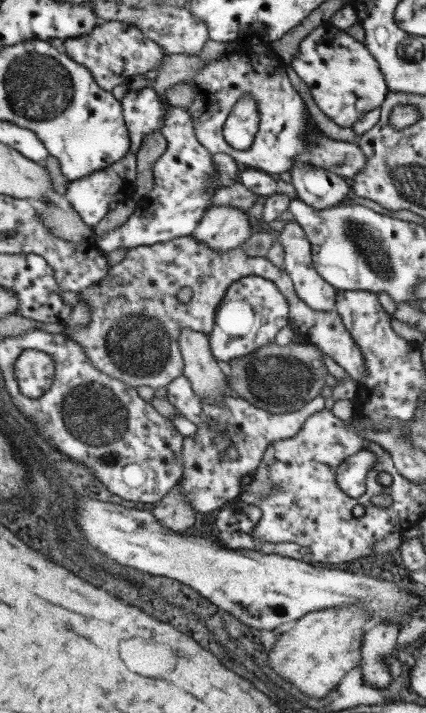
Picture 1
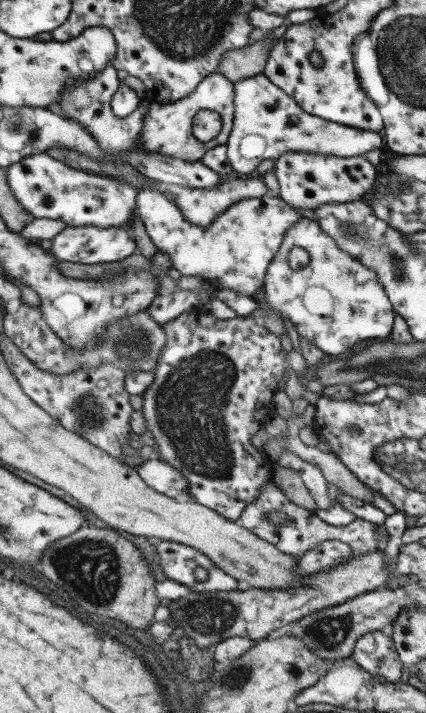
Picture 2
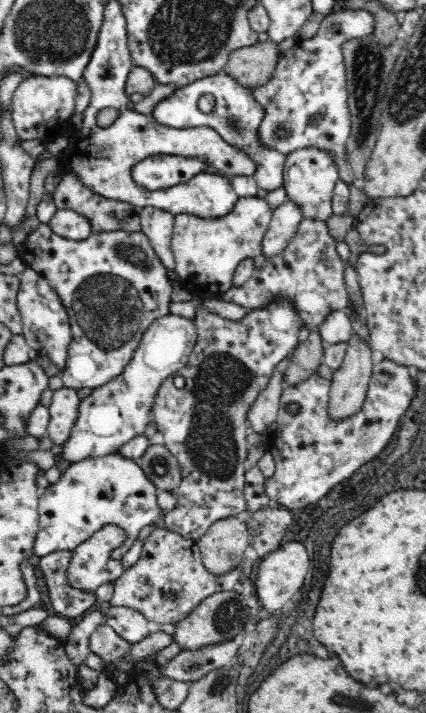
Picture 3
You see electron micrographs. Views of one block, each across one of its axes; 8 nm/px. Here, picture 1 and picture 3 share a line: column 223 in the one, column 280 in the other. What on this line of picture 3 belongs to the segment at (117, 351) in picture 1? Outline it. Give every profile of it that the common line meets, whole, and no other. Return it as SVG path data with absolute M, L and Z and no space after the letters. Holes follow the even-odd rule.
M304 218L298 226L296 236L282 252L272 256L266 266L258 268L242 286L232 286L224 294L220 294L220 300L256 310L266 306L272 298L290 298L294 308L298 308L302 322L306 322L306 328L310 324L320 326L322 320L326 320L326 316L330 316L332 312L350 308L350 296L344 280L346 268L348 266L338 254L338 242L330 234L326 220Z

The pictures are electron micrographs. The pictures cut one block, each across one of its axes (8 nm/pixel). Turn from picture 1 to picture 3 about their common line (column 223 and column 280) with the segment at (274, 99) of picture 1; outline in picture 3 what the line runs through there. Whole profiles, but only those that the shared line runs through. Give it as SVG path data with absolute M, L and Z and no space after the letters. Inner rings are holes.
M338 10L334 14L328 14L322 20L320 32L316 36L300 40L298 46L280 56L276 74L270 78L270 82L258 88L250 88L250 96L256 98L256 102L264 110L264 120L256 132L256 140L262 148L276 150L284 156L302 148L332 150L340 178L346 180L346 184L354 182L344 160L344 148L352 134L352 114L342 46L354 40L360 42L366 38L374 38L374 24L376 20L370 10ZM282 124L290 128L288 138L276 136L276 128Z

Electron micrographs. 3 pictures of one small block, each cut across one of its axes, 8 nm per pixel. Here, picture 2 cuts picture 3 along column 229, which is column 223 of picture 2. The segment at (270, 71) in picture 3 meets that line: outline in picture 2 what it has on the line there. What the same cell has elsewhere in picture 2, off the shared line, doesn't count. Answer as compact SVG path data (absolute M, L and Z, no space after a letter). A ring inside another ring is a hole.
M267 40L253 42L249 46L249 50L231 50L221 60L217 72L223 74L233 84L237 84L245 78L259 76L265 70L269 50L271 50L271 42L267 42Z

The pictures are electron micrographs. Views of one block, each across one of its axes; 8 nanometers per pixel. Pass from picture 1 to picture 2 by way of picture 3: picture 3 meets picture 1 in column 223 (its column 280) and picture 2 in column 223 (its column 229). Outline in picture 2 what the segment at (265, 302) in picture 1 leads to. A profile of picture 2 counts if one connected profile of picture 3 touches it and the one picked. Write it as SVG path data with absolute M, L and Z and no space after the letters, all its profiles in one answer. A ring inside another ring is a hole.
M201 306L193 310L193 316L191 312L181 312L177 318L161 324L161 328L167 340L153 368L155 378L151 386L139 394L147 428L145 432L149 432L155 442L155 460L171 466L183 478L187 498L193 498L195 504L237 524L243 510L259 500L259 494L267 484L273 484L271 476L275 462L251 444L251 436L275 416L271 398L277 392L287 364L281 340L269 334L257 320L245 320L239 316L233 320L221 320Z

